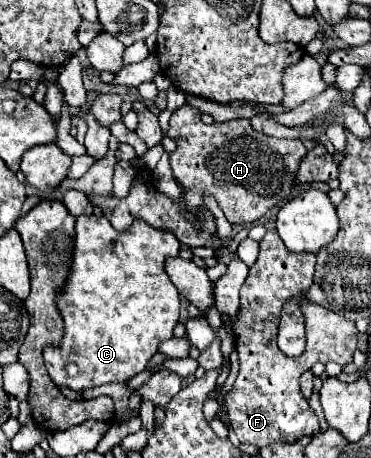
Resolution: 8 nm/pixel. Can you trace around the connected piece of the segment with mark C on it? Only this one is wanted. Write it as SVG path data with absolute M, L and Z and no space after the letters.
M103 215L77 217L75 249L69 275L61 293L57 295L57 309L63 317L65 329L57 345L43 347L43 361L55 385L65 385L73 391L97 387L103 383L125 383L141 373L149 359L157 353L159 343L173 337L173 327L179 321L179 293L165 275L165 259L179 255L179 241L175 235L157 231L145 221L135 221L127 231L119 233Z

